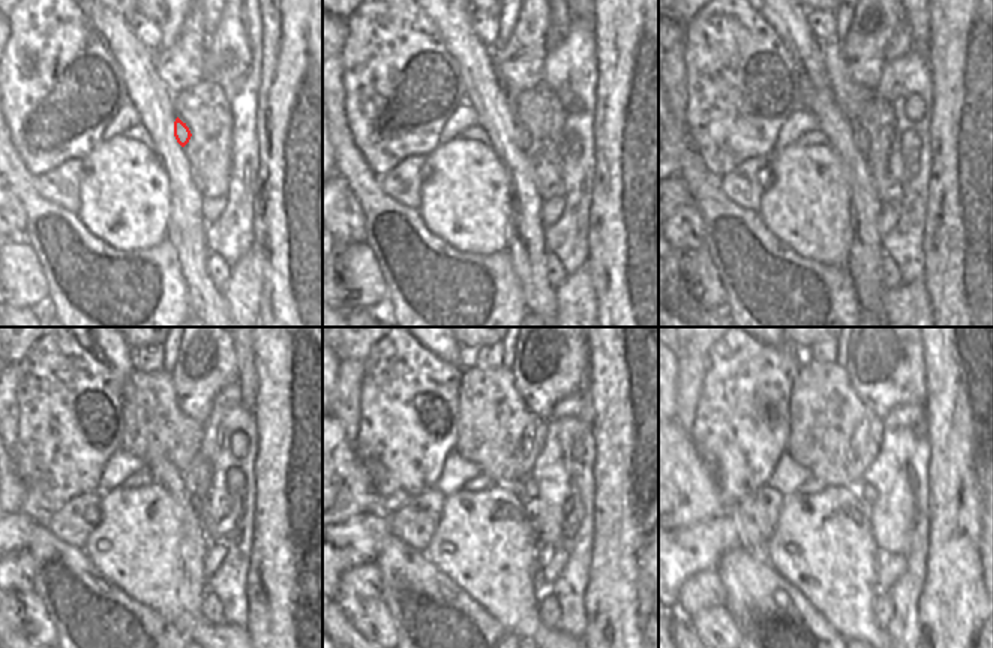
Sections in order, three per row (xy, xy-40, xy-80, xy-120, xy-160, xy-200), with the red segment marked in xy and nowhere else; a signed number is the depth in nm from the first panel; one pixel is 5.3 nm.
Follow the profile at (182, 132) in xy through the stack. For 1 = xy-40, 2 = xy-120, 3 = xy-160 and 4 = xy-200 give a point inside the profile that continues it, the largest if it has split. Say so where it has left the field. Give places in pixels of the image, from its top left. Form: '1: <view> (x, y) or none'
1: xy-40 (522, 135)
2: xy-120 (188, 474)
3: xy-160 (527, 489)
4: xy-200 (863, 491)

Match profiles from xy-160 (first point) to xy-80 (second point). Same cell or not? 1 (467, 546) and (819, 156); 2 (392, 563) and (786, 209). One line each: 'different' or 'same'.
1: same
2: different

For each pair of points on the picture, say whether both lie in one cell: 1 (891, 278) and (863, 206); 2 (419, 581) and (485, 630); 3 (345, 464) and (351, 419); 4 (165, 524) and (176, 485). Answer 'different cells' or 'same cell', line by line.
1: different cells
2: same cell
3: different cells
4: different cells

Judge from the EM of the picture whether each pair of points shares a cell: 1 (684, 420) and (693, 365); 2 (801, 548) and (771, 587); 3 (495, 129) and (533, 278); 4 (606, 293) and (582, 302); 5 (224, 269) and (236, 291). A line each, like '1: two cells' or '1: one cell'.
1: one cell
2: two cells
3: one cell
4: two cells
5: two cells

